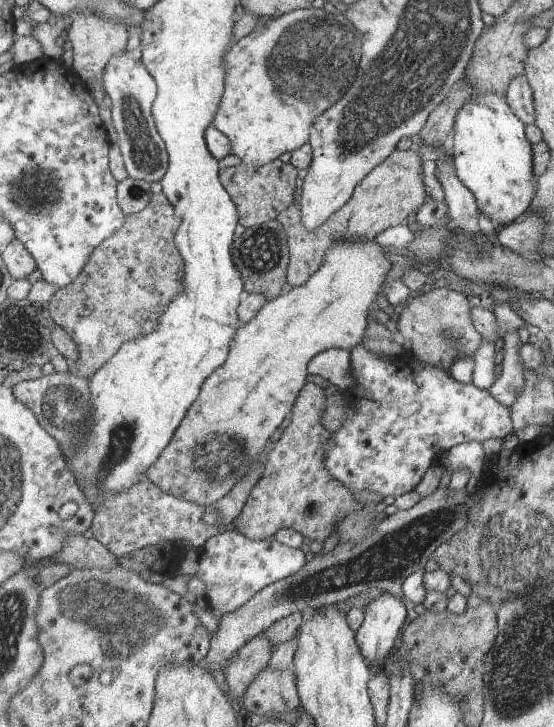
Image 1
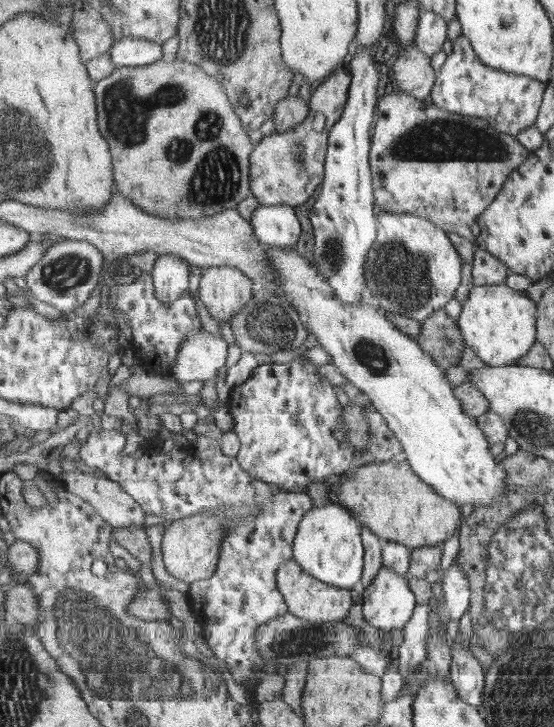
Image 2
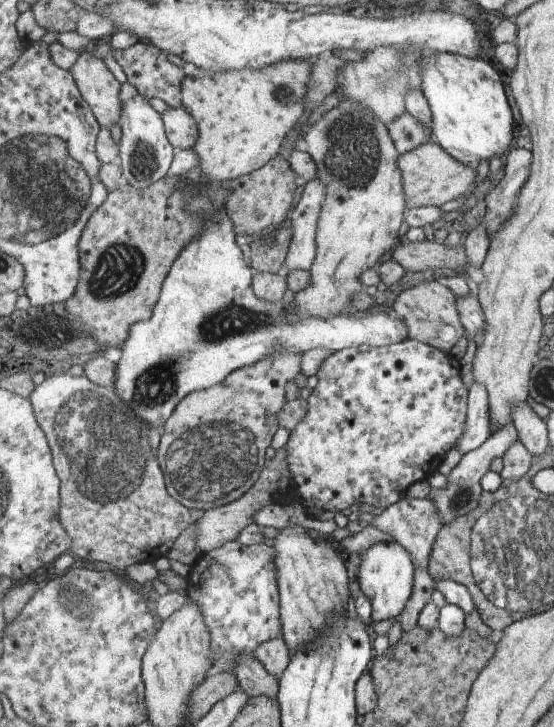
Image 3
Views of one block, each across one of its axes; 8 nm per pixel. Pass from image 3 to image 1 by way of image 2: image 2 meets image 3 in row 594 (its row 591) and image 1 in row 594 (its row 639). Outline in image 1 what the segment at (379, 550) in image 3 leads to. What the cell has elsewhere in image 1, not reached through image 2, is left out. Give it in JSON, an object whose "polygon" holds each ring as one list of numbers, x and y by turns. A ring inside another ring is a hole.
{"polygon":[[384,593,365,610,362,627,356,631,357,644,369,664,381,669,381,662,396,655,395,642,407,622,407,606,392,594]]}

